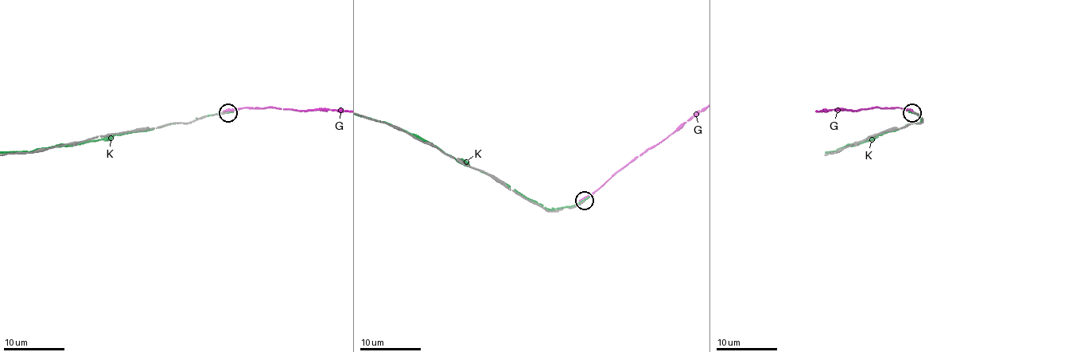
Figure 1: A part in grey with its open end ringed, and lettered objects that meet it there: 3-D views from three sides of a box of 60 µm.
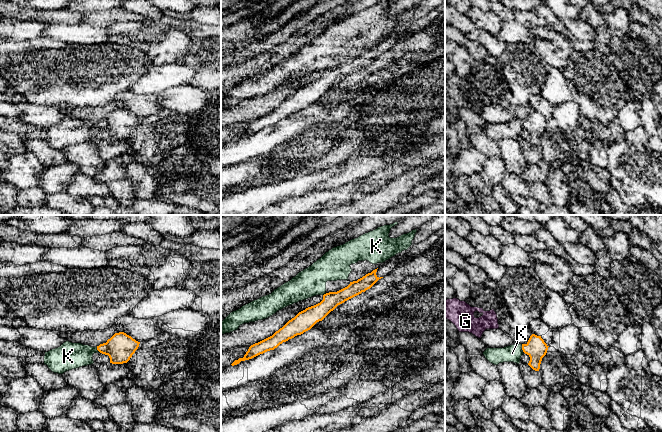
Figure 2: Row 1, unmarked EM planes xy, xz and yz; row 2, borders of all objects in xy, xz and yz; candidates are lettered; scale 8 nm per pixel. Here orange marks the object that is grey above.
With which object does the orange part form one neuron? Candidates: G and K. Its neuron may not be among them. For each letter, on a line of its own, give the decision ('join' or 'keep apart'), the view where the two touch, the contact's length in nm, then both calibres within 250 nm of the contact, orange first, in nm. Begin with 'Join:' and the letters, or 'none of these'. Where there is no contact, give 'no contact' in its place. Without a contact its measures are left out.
Join: none of these
G: keep apart; no contact
K: keep apart; meets orange in yz; contact 80 nm long; 170 nm thick on the orange side, 140 nm on the other

